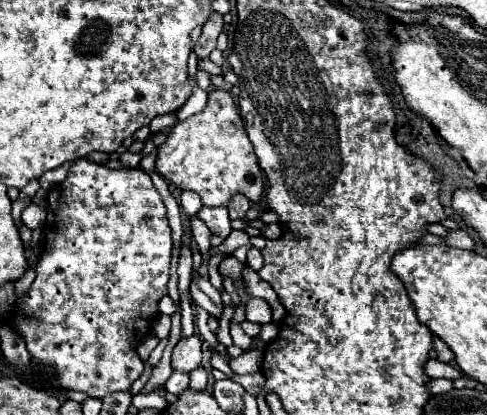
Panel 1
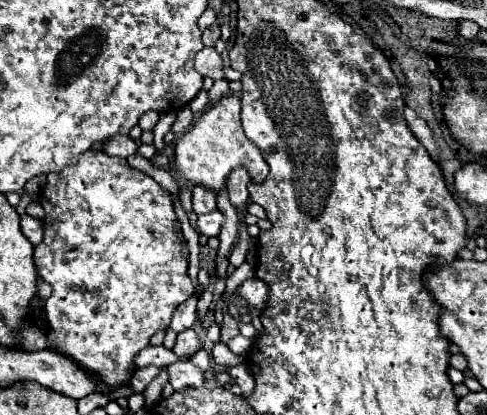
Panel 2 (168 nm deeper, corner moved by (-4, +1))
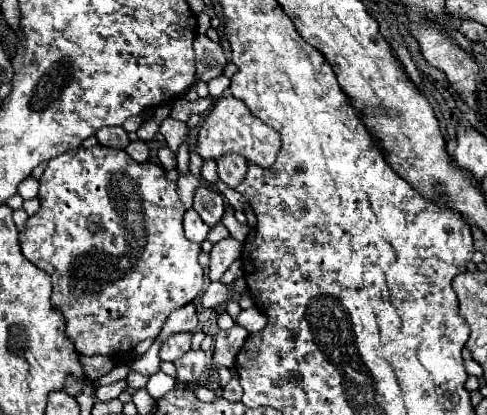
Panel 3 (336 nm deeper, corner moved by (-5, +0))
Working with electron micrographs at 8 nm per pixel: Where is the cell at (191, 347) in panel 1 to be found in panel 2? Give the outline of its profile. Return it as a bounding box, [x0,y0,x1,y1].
[172,329,200,359]

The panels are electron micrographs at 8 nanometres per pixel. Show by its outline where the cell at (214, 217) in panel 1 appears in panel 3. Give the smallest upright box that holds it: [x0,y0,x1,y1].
[183,210,211,242]

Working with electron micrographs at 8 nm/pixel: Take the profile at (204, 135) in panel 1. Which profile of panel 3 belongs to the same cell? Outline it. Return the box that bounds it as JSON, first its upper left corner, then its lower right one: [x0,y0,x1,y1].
[197,96,281,168]

